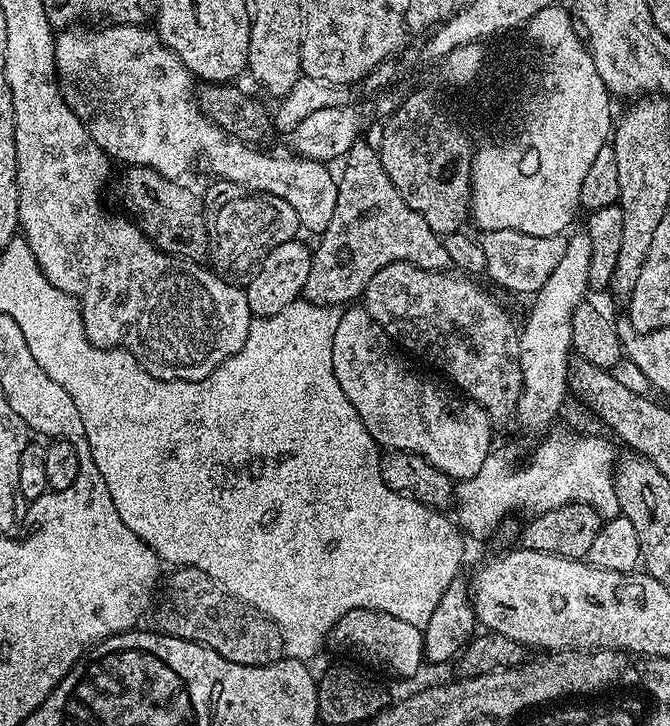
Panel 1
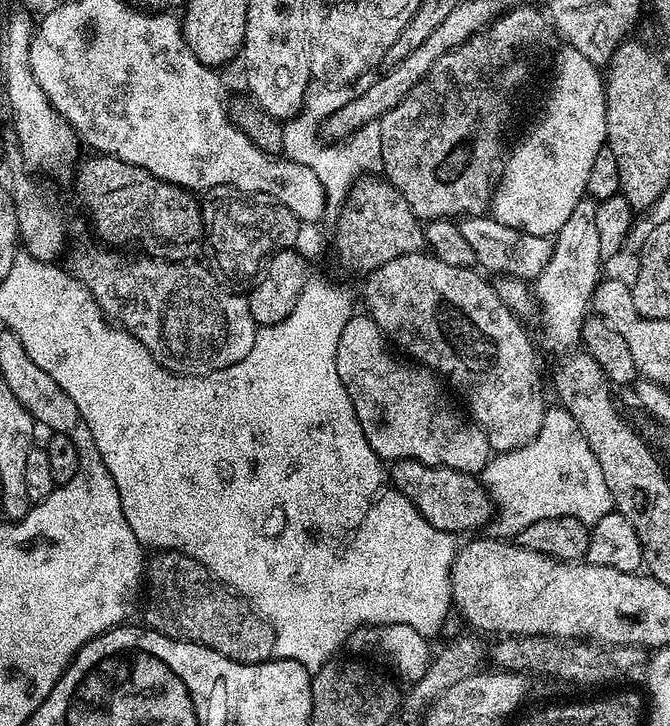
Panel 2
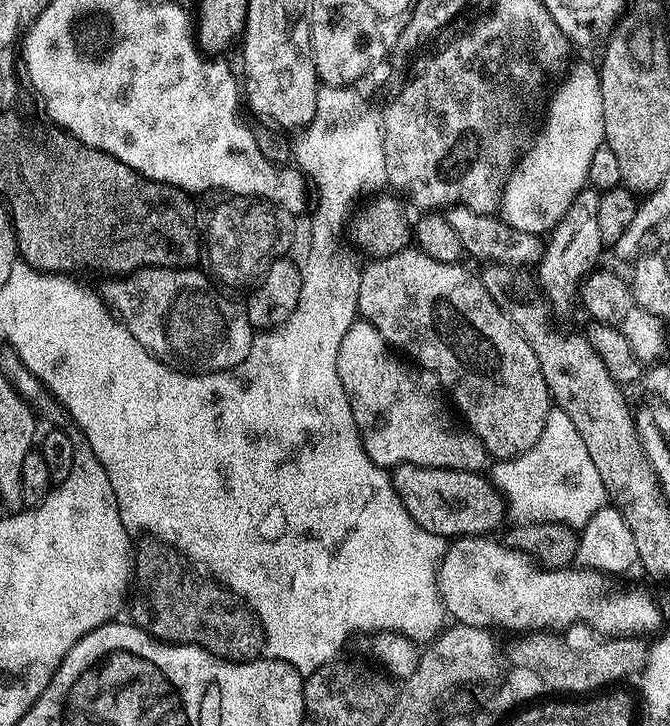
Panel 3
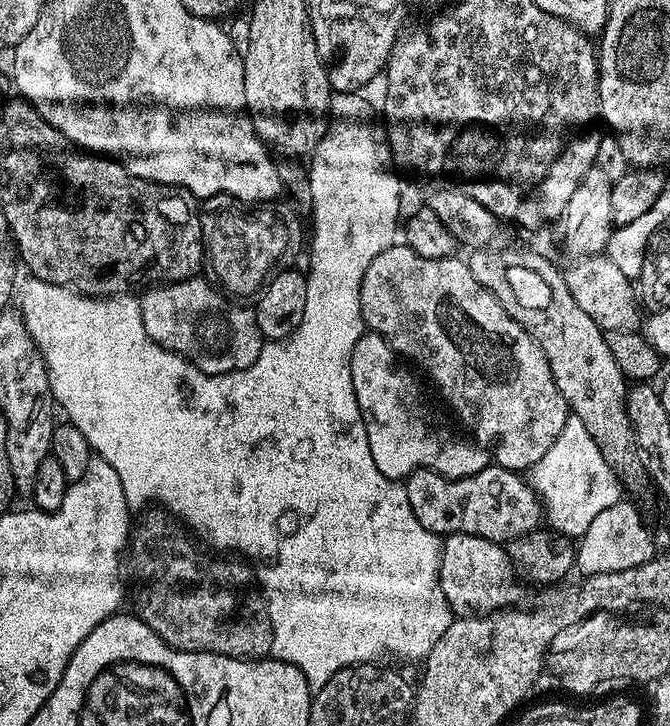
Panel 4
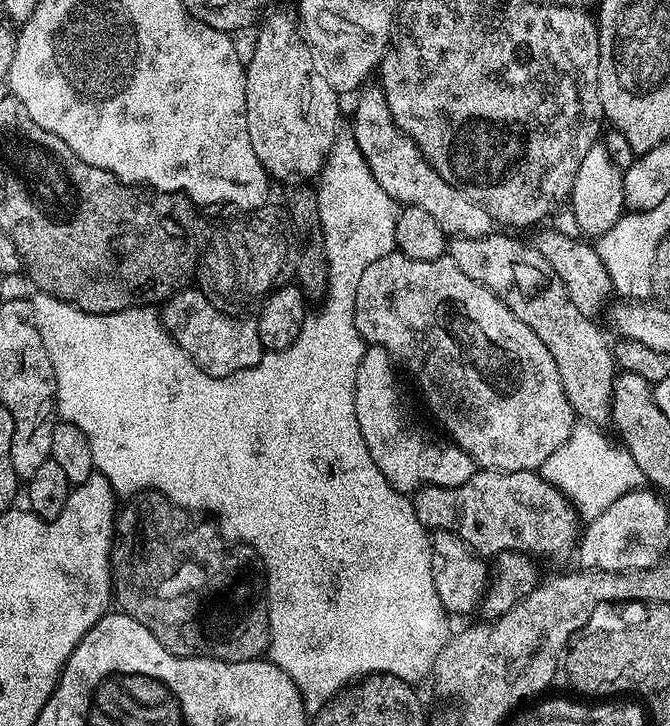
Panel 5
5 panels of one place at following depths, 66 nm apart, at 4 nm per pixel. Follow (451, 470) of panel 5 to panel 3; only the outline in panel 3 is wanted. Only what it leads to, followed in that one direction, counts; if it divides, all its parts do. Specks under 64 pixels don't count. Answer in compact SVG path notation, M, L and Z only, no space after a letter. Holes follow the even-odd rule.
M357 319L342 340L342 347L338 350L338 374L350 398L366 454L370 454L373 462L385 470L395 470L400 464L413 464L427 468L453 468L460 472L460 432L465 425L458 422L446 396L436 396L436 392L442 388L440 379L425 368L403 362L408 363L397 355L369 320Z

